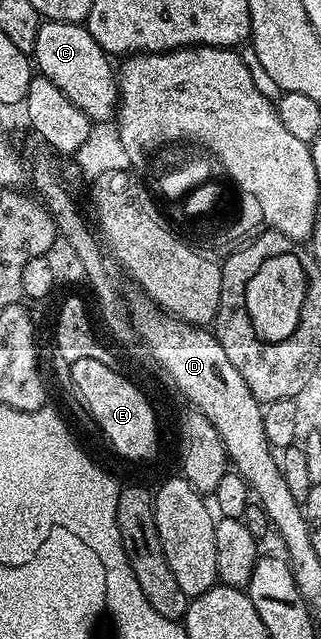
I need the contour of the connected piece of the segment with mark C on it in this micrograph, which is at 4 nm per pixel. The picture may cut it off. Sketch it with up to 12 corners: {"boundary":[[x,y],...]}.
{"boundary":[[43,20],[32,61],[91,122],[118,107],[116,69],[85,24]]}

